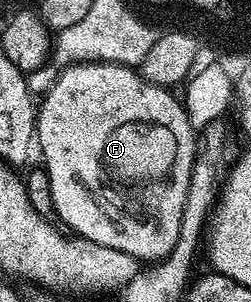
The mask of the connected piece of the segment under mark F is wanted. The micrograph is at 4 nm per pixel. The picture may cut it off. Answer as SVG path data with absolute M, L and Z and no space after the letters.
M93 61L68 65L41 96L35 134L51 187L51 207L76 237L121 250L140 262L163 261L173 250L197 151L196 129L175 94L149 82L134 67Z

